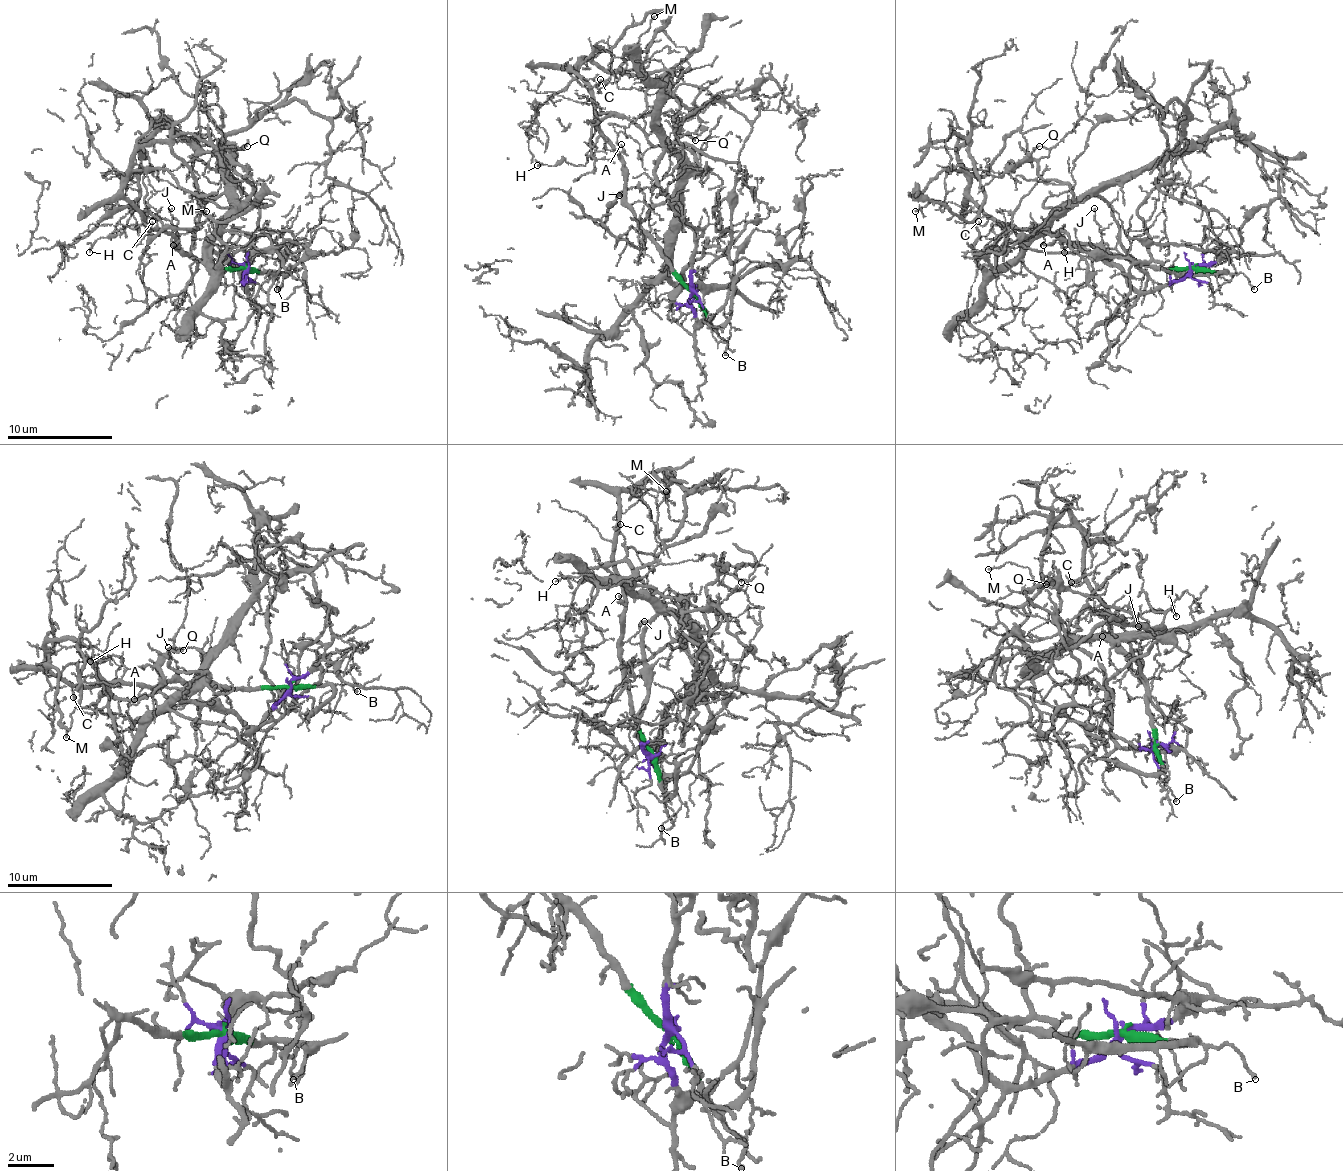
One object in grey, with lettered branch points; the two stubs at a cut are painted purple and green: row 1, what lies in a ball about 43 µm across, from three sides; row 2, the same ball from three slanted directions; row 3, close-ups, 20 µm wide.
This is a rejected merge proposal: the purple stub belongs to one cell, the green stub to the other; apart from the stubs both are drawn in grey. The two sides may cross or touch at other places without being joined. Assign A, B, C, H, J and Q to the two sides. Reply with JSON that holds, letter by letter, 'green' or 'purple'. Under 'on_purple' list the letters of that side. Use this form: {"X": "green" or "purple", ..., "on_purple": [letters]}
{"A": "green", "B": "green", "C": "green", "H": "purple", "J": "green", "Q": "purple", "on_purple": ["H", "Q"]}

